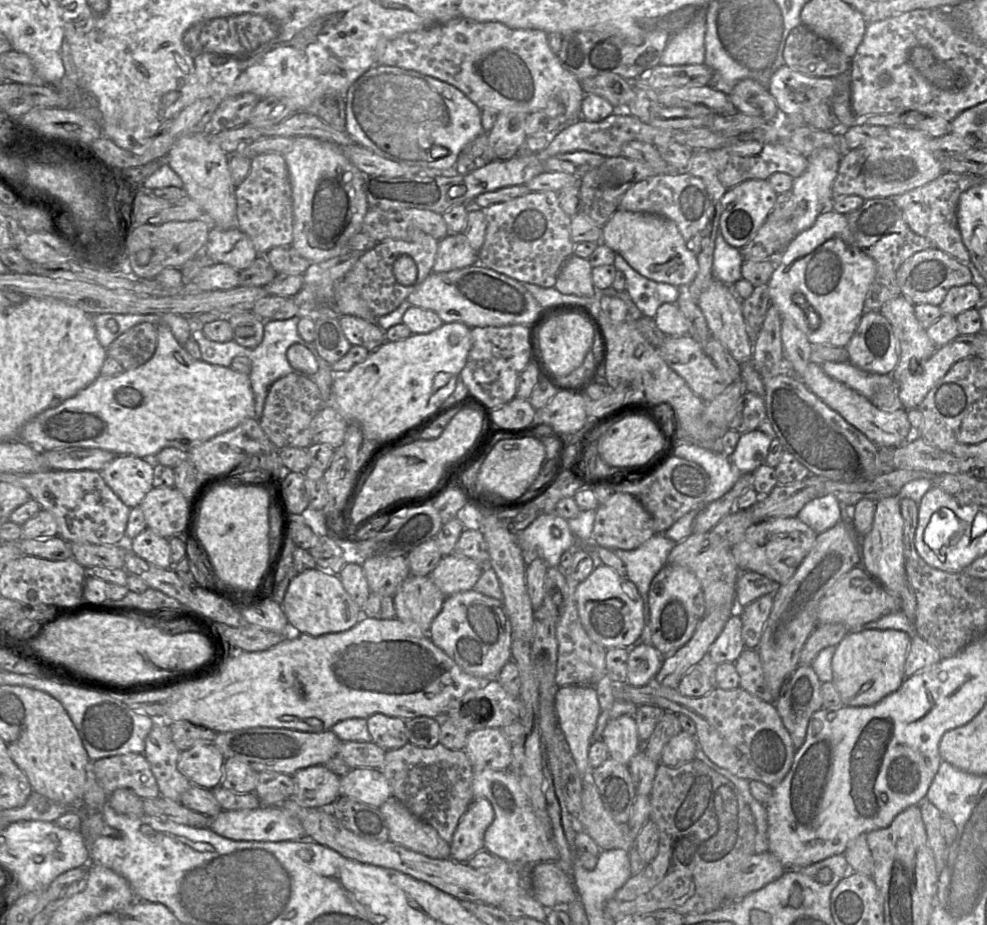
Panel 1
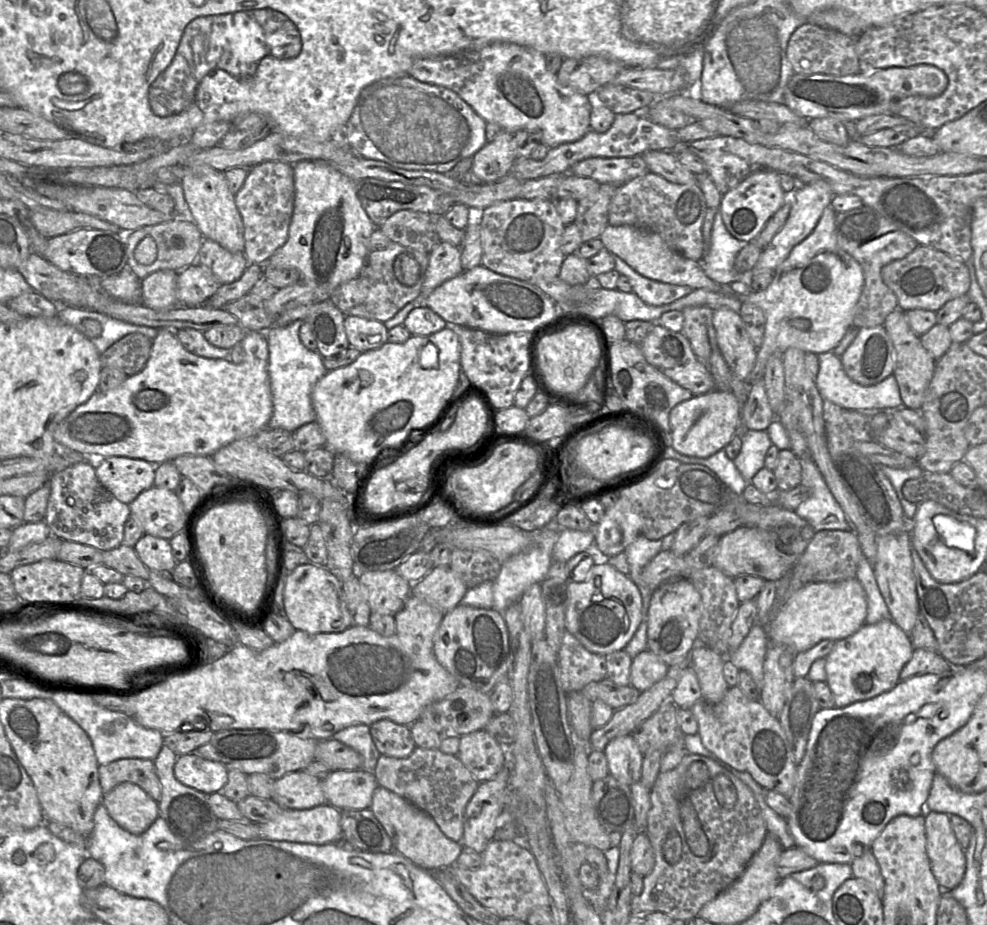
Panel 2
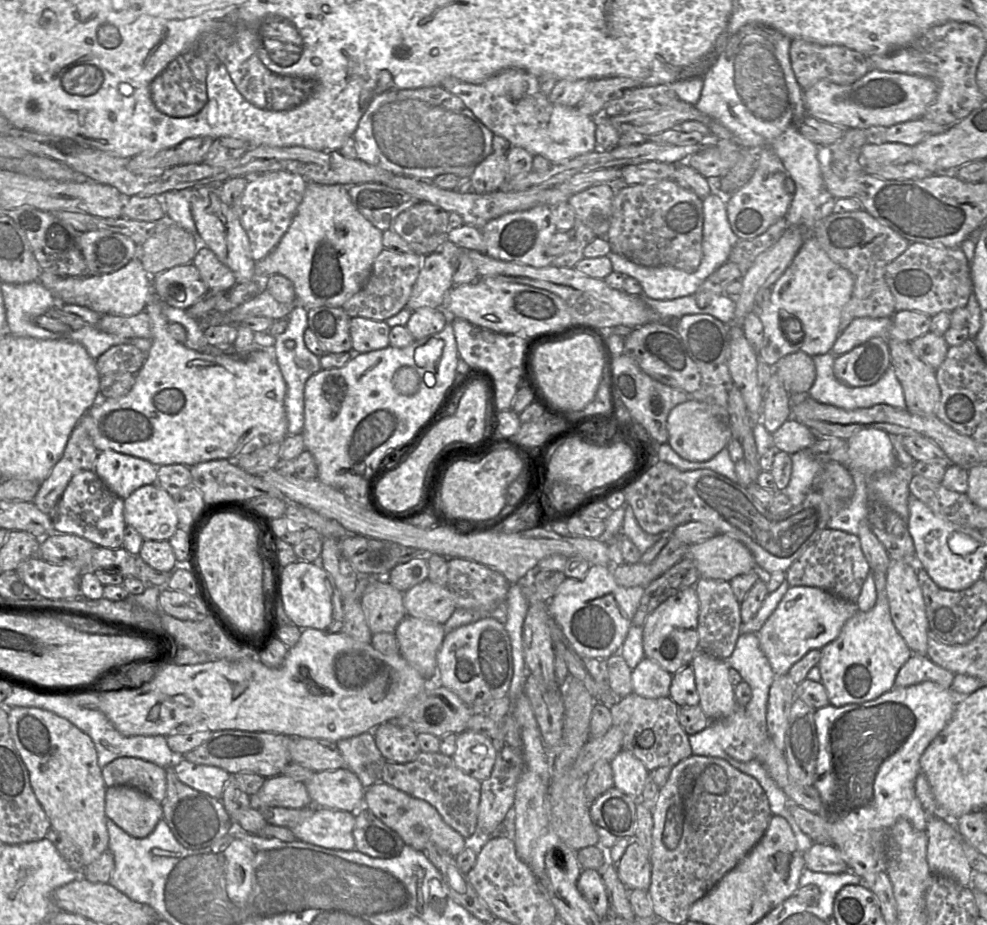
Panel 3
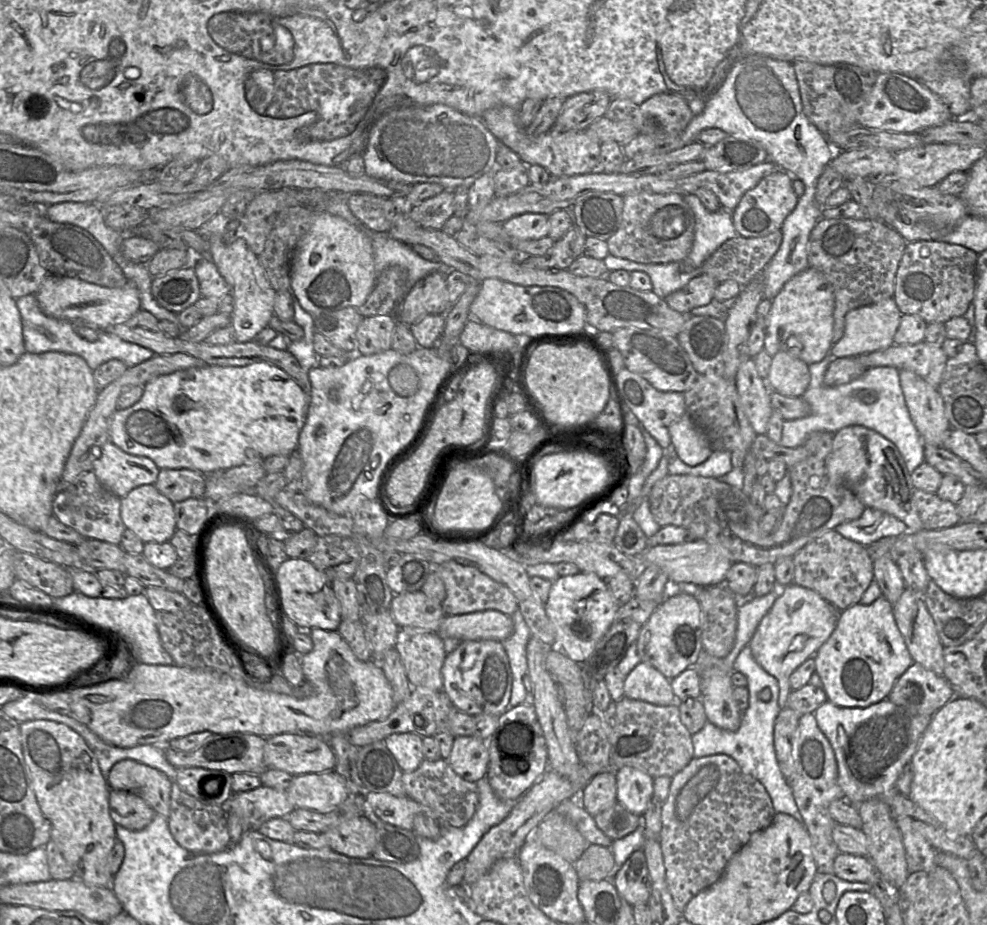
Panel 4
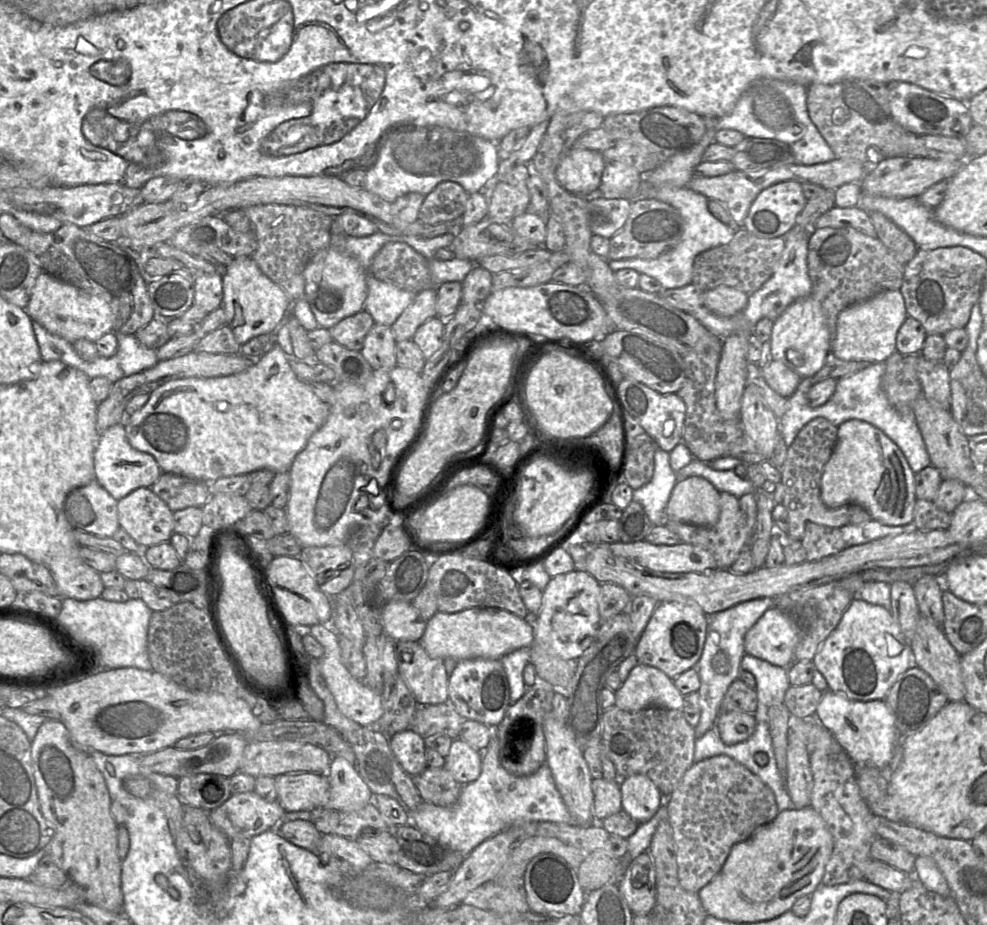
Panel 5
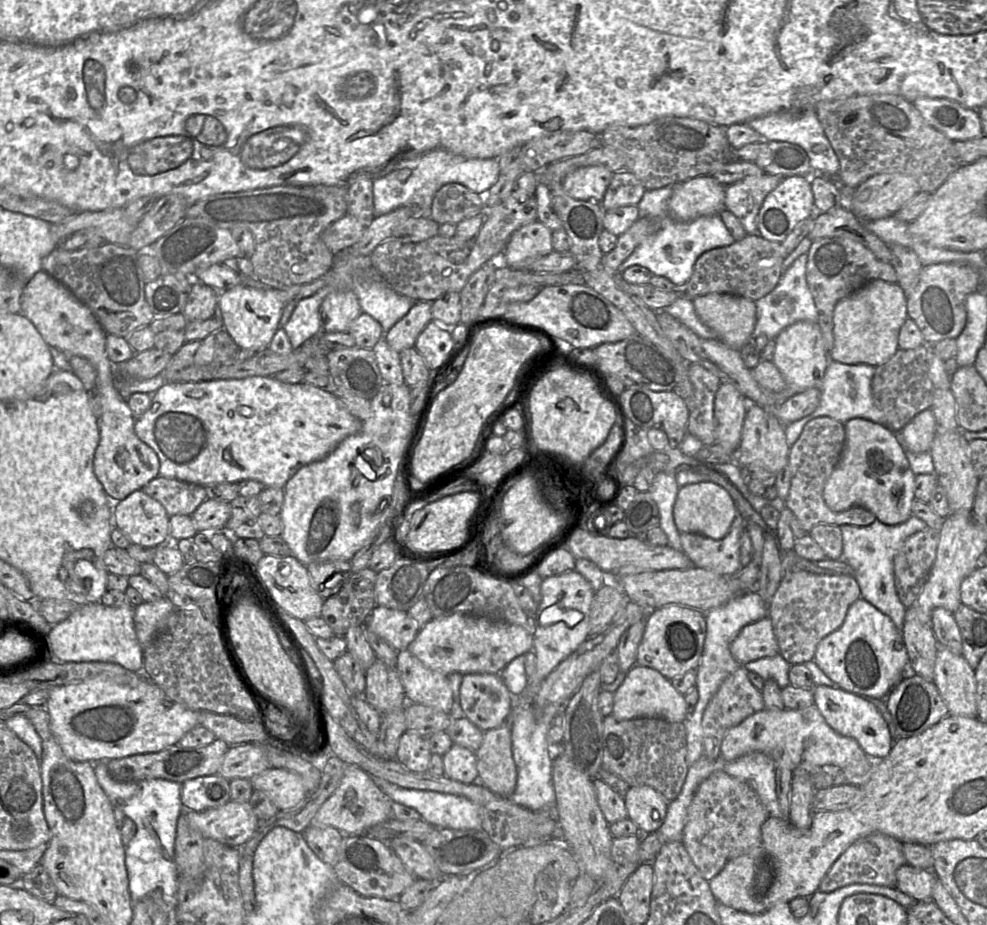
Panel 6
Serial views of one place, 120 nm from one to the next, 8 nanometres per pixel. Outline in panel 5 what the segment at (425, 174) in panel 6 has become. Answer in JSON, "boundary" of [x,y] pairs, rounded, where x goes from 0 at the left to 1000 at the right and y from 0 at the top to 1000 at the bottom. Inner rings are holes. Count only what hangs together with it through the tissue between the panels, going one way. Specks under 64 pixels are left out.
{"boundary":[[[404,135],[392,142],[384,154],[380,176],[372,183],[370,203],[387,215],[398,219],[403,213],[424,208],[433,212],[444,199],[458,196],[479,210],[490,206],[506,186],[506,160],[503,154],[447,136]]]}

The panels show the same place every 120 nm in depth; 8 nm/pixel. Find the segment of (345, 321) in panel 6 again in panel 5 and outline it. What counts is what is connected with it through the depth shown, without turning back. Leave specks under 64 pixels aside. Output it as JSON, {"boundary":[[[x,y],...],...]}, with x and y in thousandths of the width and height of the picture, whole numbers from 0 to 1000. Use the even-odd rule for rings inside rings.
{"boundary":[[[333,267],[320,275],[308,292],[308,322],[323,354],[334,356],[351,343],[369,335],[372,322],[371,292],[358,277]]]}

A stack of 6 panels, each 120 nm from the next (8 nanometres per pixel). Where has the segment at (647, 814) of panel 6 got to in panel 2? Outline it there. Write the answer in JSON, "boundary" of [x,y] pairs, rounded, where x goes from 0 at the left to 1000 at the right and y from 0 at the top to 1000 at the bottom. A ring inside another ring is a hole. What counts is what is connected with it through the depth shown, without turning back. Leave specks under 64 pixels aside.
{"boundary":[[[639,794],[620,799],[612,814],[617,836],[627,845],[639,850],[648,844],[651,815]]]}

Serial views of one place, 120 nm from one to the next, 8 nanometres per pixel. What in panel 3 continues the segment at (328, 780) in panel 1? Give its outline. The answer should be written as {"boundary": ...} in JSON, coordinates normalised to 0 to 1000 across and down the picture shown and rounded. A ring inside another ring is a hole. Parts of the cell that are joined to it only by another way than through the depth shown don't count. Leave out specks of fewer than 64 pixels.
{"boundary":[[[290,838],[271,841],[263,854],[253,861],[253,872],[289,872],[304,875],[315,870],[315,864],[308,845]]]}

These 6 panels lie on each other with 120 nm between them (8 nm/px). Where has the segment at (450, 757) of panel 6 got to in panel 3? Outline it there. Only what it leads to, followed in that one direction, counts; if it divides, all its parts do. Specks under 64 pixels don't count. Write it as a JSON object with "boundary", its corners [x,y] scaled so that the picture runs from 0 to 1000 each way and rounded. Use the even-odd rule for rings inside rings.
{"boundary":[[[471,789],[463,795],[460,826],[473,838],[489,844],[499,832],[503,813],[496,798]]]}

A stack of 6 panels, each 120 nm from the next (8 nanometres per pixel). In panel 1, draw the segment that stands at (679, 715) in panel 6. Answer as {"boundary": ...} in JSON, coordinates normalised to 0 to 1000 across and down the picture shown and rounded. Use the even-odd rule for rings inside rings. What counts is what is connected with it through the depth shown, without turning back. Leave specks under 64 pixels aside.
{"boundary":[[[649,695],[637,703],[635,715],[635,738],[652,742],[668,726],[672,710],[660,695]]]}

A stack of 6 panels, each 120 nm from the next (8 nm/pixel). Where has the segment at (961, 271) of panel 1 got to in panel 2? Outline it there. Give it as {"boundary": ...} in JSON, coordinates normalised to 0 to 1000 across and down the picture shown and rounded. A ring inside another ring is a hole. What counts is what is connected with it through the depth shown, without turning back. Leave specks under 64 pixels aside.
{"boundary":[[[931,265],[918,278],[902,283],[893,291],[893,301],[909,322],[916,337],[936,334],[949,337],[957,328],[980,319],[983,297],[978,284],[946,268]]]}

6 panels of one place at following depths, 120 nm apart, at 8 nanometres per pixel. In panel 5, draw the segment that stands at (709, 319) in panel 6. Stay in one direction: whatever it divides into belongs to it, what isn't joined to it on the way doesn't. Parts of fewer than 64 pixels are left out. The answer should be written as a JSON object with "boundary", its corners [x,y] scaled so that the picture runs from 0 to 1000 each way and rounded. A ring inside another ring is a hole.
{"boundary":[[[727,309],[713,318],[712,331],[725,341],[742,343],[758,329],[758,318],[739,309]]]}

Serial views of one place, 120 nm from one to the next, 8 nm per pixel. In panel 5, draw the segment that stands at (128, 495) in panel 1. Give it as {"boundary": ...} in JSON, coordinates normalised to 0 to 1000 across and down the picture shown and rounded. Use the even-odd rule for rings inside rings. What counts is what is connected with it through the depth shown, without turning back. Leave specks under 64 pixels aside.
{"boundary":[[[125,456],[111,462],[101,470],[95,490],[95,507],[96,519],[118,541],[126,538],[139,528],[153,528],[164,512],[154,492],[140,488],[132,481]]]}

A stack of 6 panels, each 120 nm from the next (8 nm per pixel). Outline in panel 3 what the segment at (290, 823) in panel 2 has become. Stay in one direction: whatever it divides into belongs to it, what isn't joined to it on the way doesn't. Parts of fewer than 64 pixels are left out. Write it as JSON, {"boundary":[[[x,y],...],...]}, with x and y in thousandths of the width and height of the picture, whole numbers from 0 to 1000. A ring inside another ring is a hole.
{"boundary":[[[319,872],[318,879],[295,895],[301,908],[333,918],[360,918],[360,879]]]}

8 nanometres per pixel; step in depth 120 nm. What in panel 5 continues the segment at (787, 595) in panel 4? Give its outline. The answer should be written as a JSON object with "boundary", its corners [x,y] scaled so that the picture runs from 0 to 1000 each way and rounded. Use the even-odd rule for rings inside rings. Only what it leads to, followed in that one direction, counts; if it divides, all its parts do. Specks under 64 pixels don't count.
{"boundary":[[[783,655],[776,659],[755,685],[754,704],[755,707],[779,716],[782,719],[798,722],[805,716],[804,703],[809,693],[810,679],[807,674],[786,655]]]}

